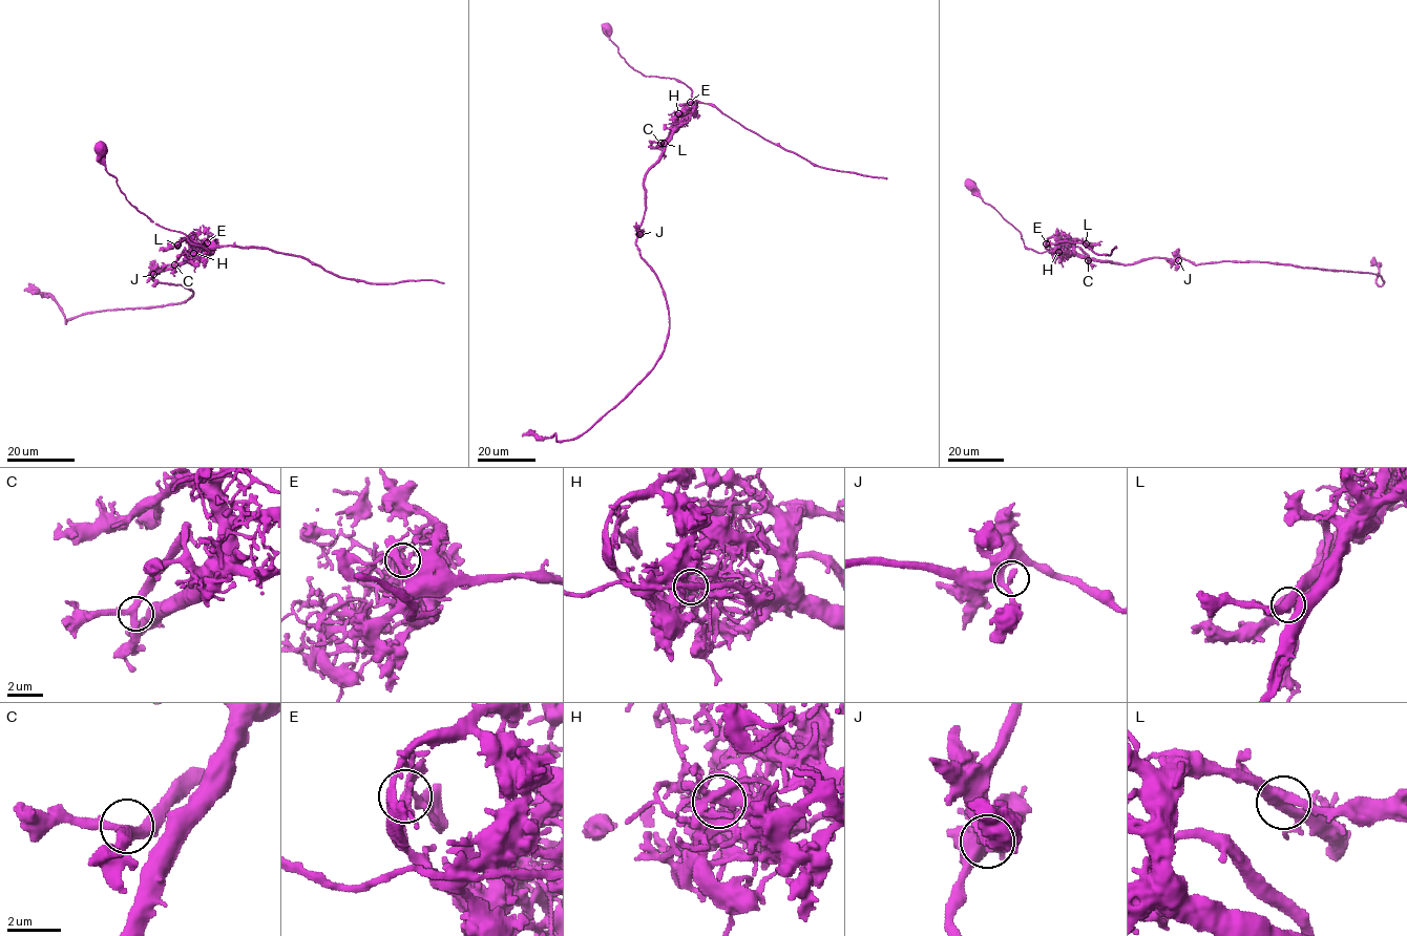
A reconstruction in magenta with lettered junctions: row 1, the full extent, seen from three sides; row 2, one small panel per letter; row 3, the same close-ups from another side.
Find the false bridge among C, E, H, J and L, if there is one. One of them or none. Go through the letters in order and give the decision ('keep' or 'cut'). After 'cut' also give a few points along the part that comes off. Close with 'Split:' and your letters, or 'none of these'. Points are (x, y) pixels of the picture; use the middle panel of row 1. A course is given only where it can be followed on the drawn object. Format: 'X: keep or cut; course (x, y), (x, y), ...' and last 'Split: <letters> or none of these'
C: keep
E: keep
H: cut; course (678, 113), (692, 101), (713, 104), (742, 126), (818, 166), (886, 178)
J: keep
L: keep
Split: H

